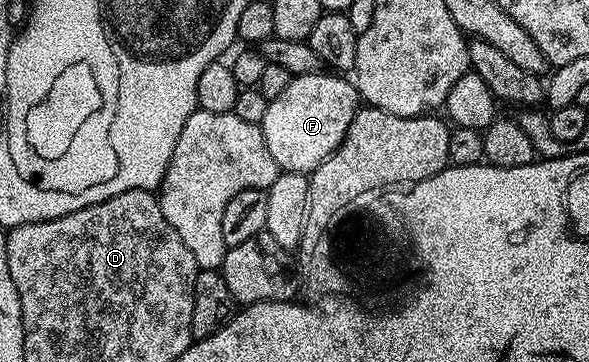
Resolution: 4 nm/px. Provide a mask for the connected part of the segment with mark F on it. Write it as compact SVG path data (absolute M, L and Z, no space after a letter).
M341 73L291 77L288 88L267 101L264 120L260 123L268 152L272 152L272 160L276 160L279 171L310 175L344 140L348 124L352 124L352 116L356 116L358 109L358 87Z

